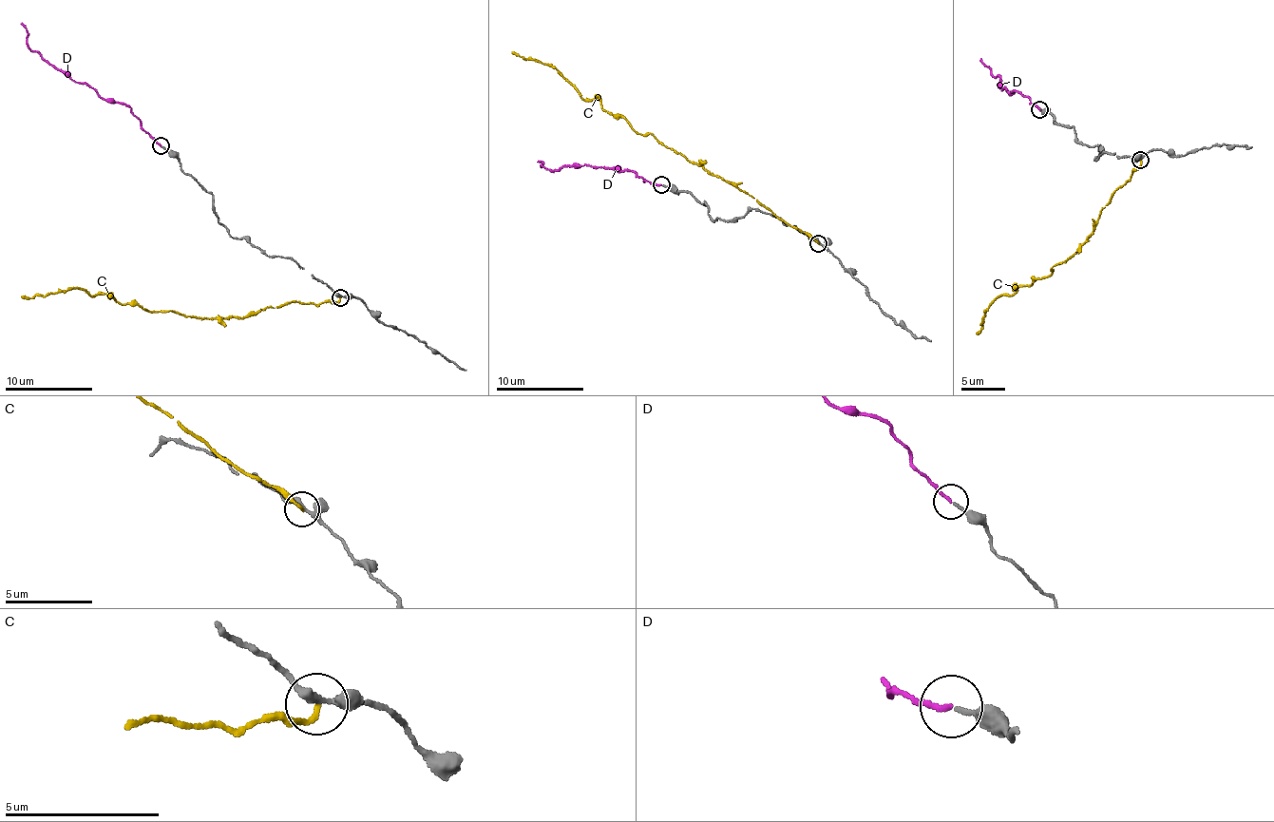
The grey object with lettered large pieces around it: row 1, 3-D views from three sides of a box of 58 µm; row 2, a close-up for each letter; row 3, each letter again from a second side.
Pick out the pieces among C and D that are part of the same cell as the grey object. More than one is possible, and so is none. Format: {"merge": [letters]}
{"merge": ["D"]}

